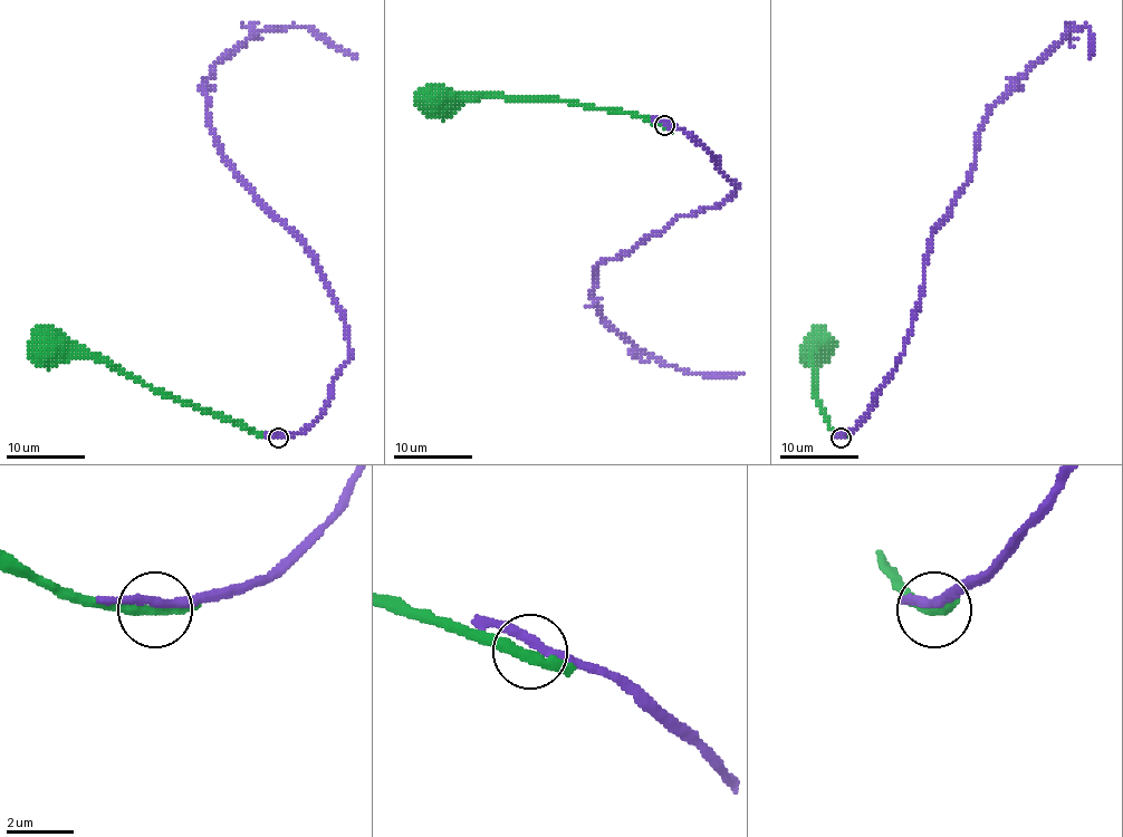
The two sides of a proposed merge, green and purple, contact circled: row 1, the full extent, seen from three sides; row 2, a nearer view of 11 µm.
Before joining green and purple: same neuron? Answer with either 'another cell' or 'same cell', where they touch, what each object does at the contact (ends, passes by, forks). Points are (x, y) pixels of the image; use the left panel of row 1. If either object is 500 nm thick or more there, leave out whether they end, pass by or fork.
another cell; place (278, 438); green passes by; purple passes by

